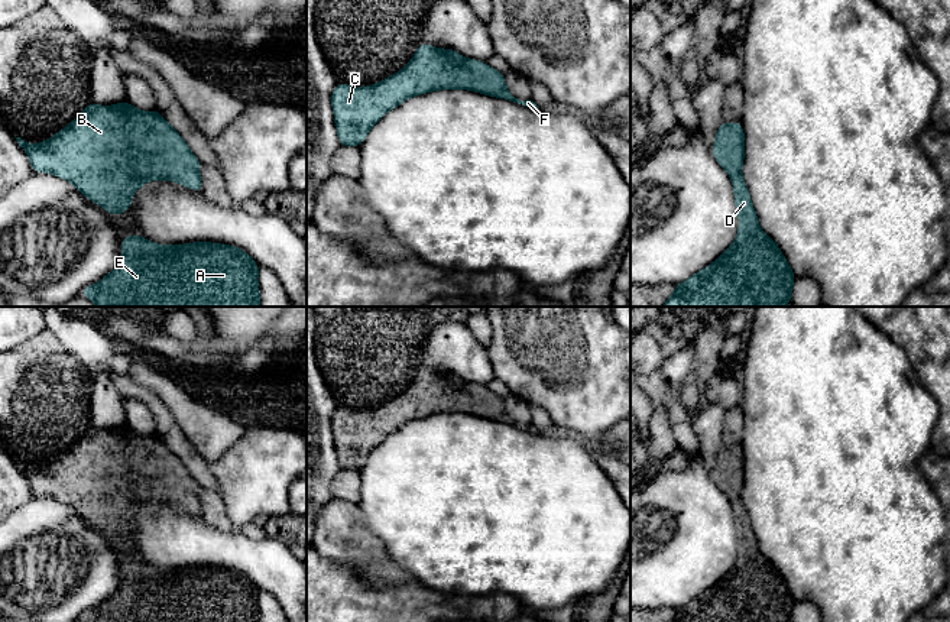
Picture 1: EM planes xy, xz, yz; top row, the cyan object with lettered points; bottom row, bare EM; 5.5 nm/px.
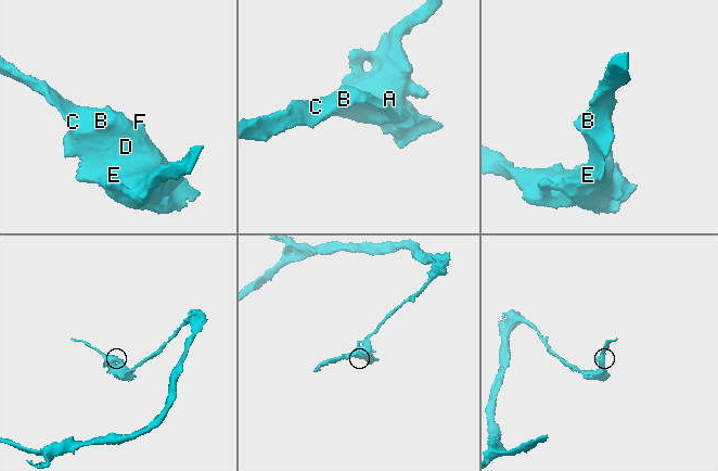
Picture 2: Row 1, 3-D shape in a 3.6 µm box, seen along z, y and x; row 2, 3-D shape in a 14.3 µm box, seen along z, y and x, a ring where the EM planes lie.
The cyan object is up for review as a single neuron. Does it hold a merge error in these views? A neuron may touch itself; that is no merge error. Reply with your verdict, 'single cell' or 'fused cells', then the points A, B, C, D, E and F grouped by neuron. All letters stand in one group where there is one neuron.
single cell; A B C D E F

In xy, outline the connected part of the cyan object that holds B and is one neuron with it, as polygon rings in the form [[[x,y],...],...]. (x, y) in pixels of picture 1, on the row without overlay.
[[[129,425],[114,430],[90,427],[69,448],[38,469],[16,461],[26,476],[32,496],[54,498],[69,505],[85,522],[113,541],[126,537],[133,516],[146,506],[174,505],[202,516],[200,483],[158,434],[140,435]]]

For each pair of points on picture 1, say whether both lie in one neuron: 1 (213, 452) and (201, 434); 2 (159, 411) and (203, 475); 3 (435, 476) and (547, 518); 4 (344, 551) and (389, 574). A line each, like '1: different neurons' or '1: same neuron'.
1: same neuron
2: same neuron
3: same neuron
4: same neuron

